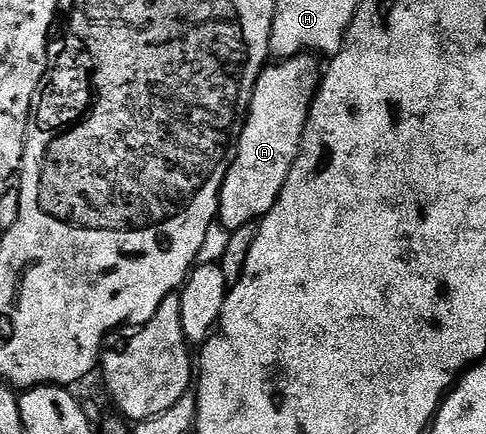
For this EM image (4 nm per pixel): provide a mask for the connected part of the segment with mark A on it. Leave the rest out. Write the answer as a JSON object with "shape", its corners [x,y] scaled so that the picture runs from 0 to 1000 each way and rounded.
{"shape":[[[646,122],[605,124],[601,134],[560,141],[533,168],[525,210],[516,224],[516,244],[492,306],[492,334],[484,339],[484,362],[459,417],[451,445],[451,500],[461,532],[473,535],[514,512],[533,512],[562,479],[586,415],[615,355],[615,334],[623,329],[623,297],[632,290],[632,263],[640,253],[640,233],[660,187],[658,136]]]}

